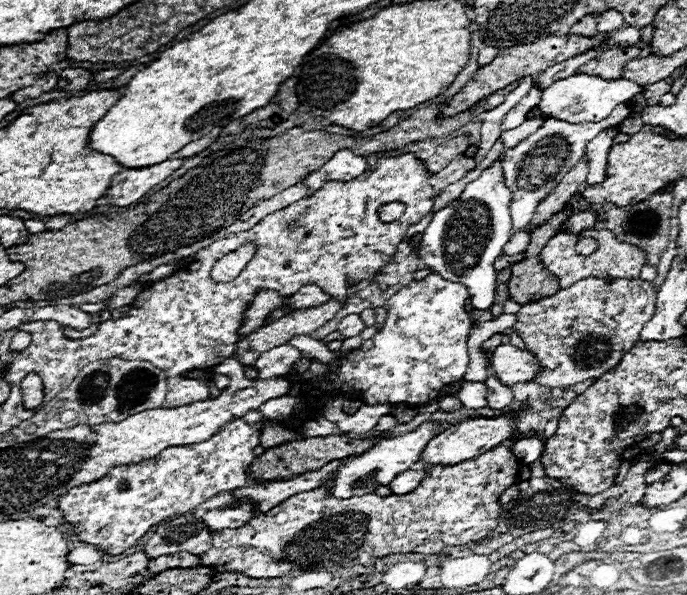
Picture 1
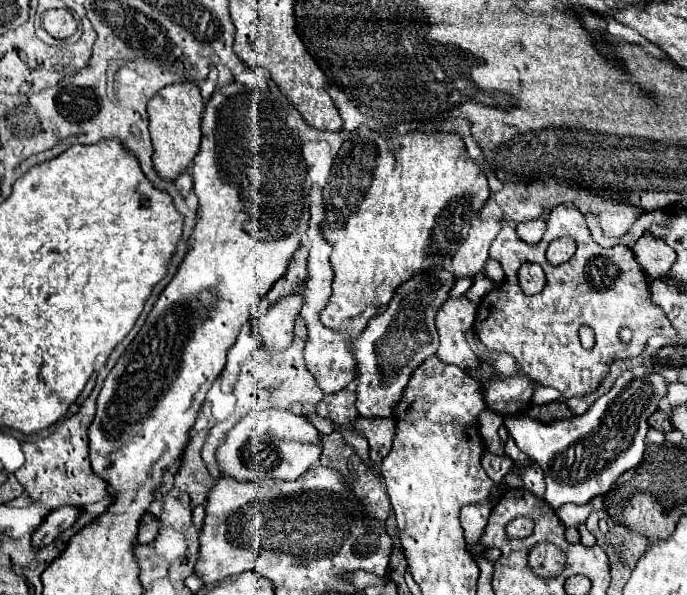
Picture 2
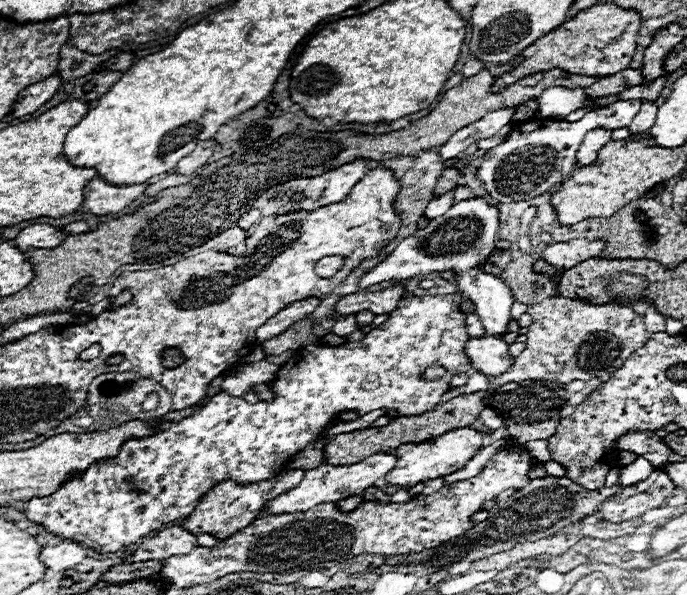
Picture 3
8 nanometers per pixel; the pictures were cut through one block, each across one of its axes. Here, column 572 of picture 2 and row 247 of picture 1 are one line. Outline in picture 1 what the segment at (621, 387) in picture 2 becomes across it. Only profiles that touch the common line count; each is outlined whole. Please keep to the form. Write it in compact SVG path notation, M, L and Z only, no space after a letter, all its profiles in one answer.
M496 160L482 172L480 178L466 186L458 200L438 210L428 228L422 232L418 256L442 278L464 284L476 310L488 310L496 298L494 260L502 254L504 244L514 234L508 210L510 202L512 192L506 188L500 160Z

